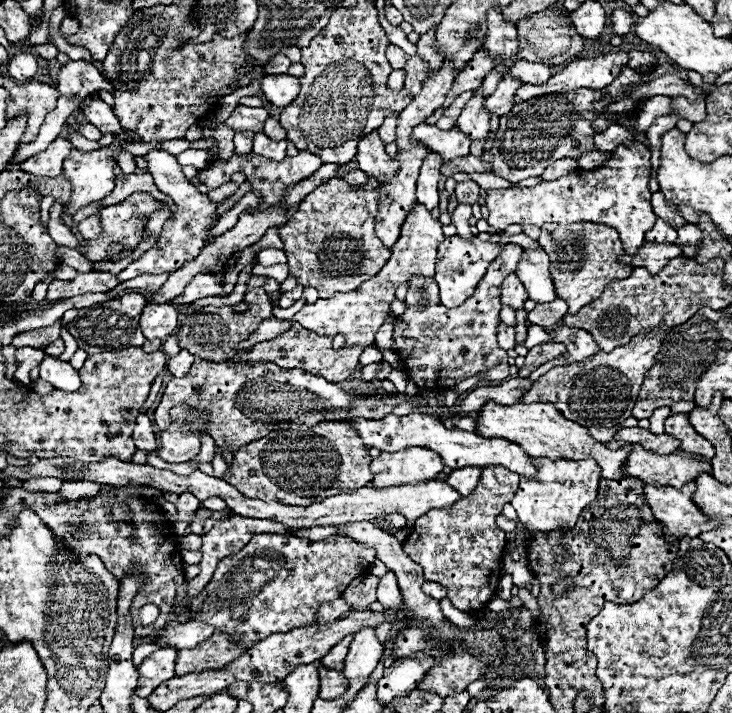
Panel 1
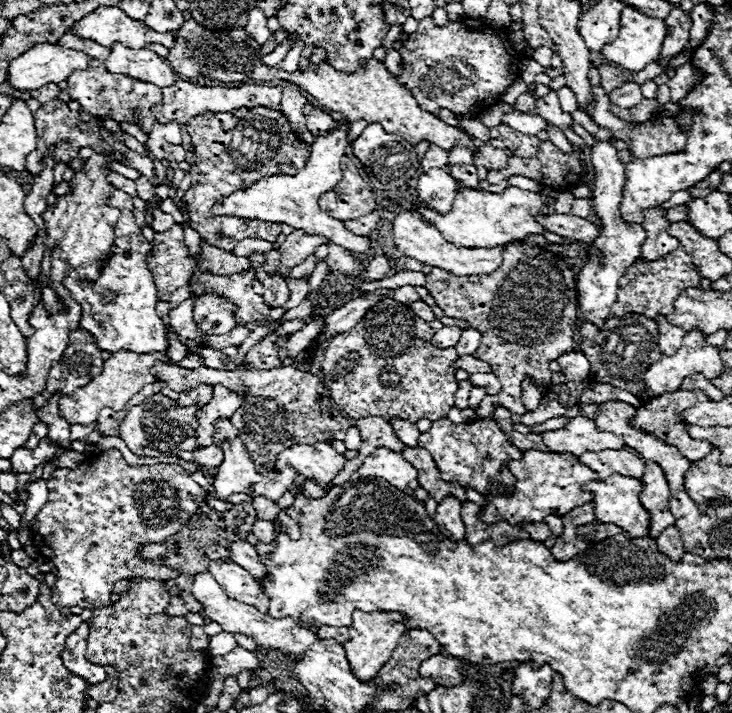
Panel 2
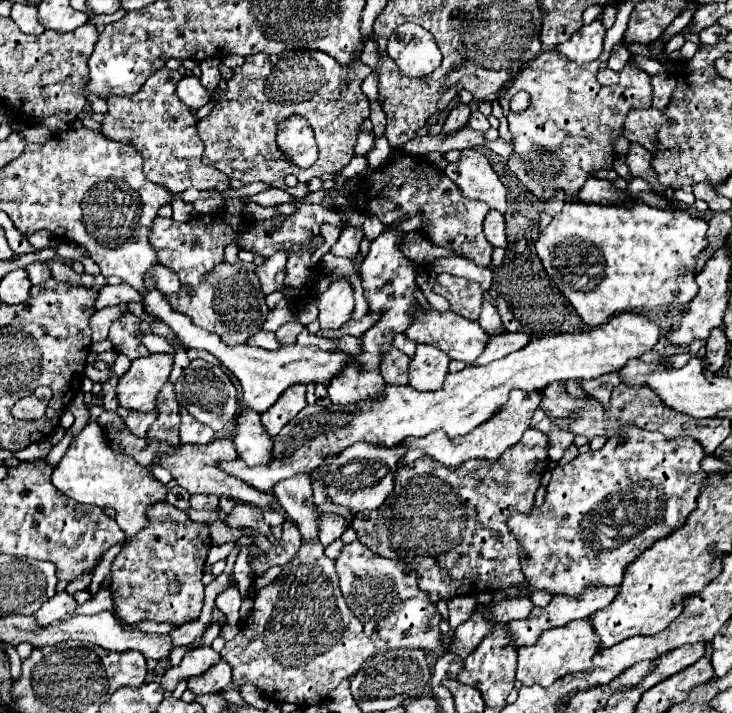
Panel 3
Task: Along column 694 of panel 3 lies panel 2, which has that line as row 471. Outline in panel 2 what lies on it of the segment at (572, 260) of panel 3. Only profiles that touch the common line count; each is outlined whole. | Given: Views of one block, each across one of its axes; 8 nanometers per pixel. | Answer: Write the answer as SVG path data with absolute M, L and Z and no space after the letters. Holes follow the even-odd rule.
M236 438L232 442L226 440L222 444L222 450L224 450L224 462L218 466L218 472L216 472L214 482L212 482L212 486L216 488L216 496L218 498L228 498L230 494L244 492L244 494L250 494L250 496L266 496L270 500L278 500L278 498L284 496L284 492L288 492L288 488L298 478L298 474L292 468L286 468L282 472L276 472L276 470L256 472L254 462L252 462L252 458L240 438Z

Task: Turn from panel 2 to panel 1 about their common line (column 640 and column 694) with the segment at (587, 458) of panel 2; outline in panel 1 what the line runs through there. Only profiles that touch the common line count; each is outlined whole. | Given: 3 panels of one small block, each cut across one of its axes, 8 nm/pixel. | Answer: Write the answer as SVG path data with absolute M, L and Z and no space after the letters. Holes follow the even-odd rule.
M632 444L632 452L624 462L624 474L640 480L642 484L672 484L680 488L684 482L694 480L700 472L710 472L712 466L708 462L700 462L690 454L654 454L640 444Z

